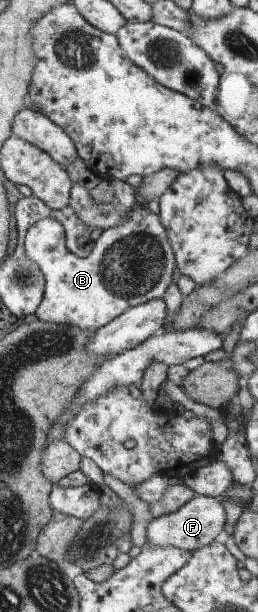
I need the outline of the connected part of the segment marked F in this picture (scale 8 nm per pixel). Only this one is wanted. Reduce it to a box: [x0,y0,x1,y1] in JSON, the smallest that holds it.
[146,495,227,553]

